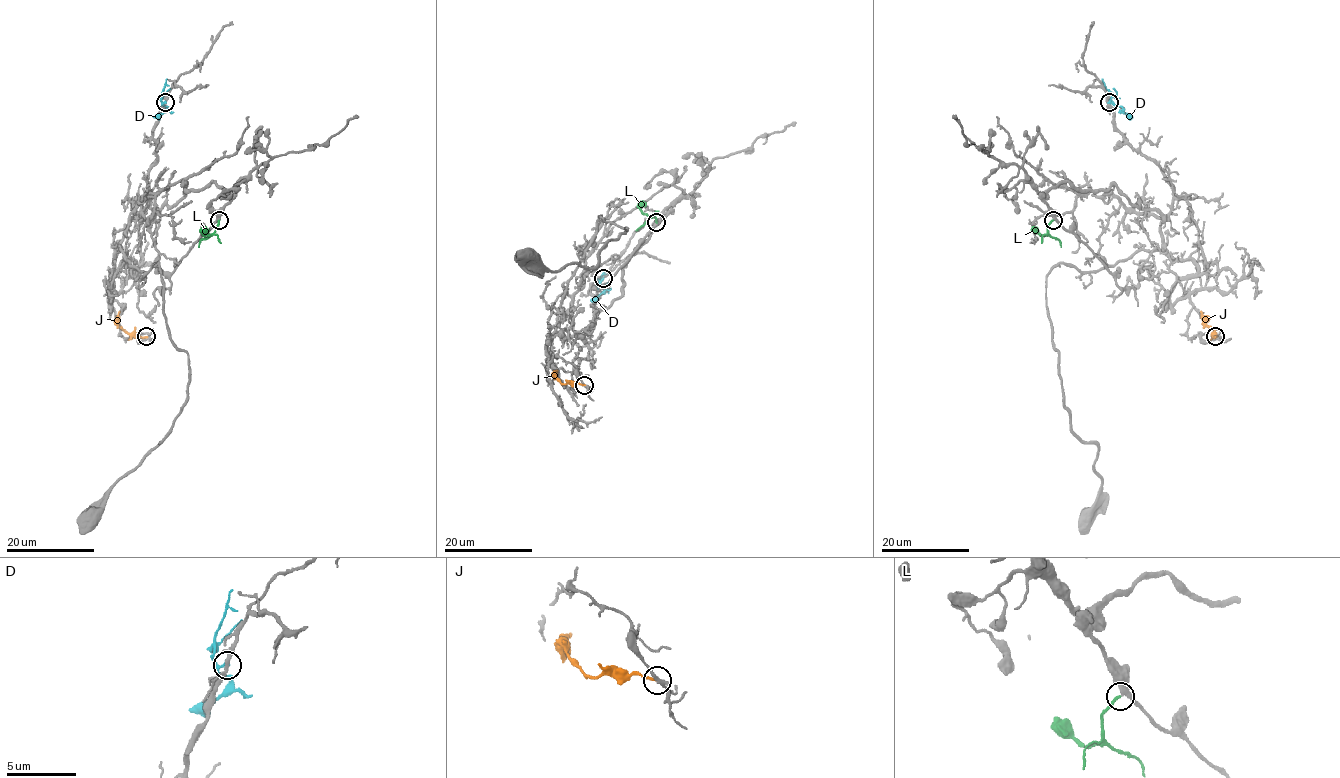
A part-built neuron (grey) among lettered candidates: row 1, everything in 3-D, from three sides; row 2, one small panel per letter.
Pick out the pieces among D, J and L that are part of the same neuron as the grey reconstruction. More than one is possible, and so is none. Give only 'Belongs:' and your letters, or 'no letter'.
Belongs: L

